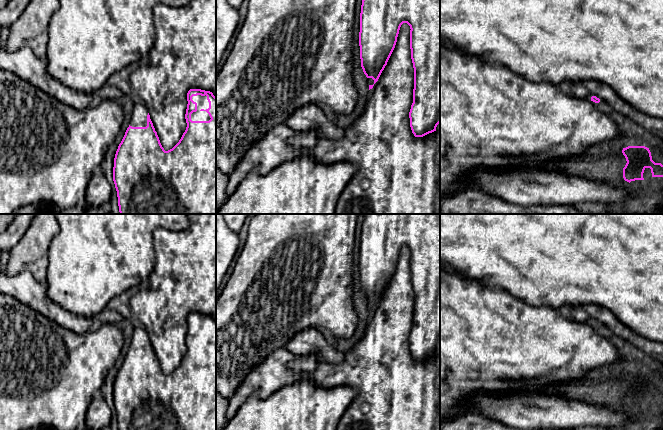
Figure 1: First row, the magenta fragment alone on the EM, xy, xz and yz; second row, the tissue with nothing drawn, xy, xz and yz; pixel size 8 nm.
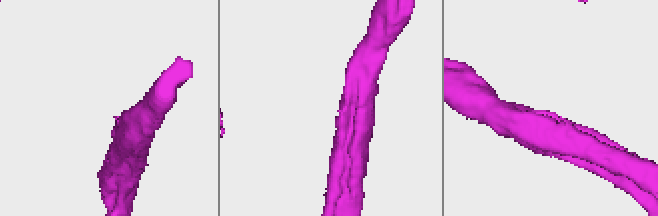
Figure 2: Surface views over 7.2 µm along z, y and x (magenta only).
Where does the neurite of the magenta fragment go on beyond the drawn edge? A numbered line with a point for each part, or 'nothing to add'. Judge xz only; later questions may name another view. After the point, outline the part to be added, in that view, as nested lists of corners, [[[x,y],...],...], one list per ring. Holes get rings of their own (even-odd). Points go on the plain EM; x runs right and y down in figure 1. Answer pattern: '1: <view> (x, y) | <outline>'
nothing to add

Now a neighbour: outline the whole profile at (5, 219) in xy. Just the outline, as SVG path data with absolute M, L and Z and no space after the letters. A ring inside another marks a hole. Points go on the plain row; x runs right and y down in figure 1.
M0 214L0 233L3 233L11 222L16 218L17 214Z

